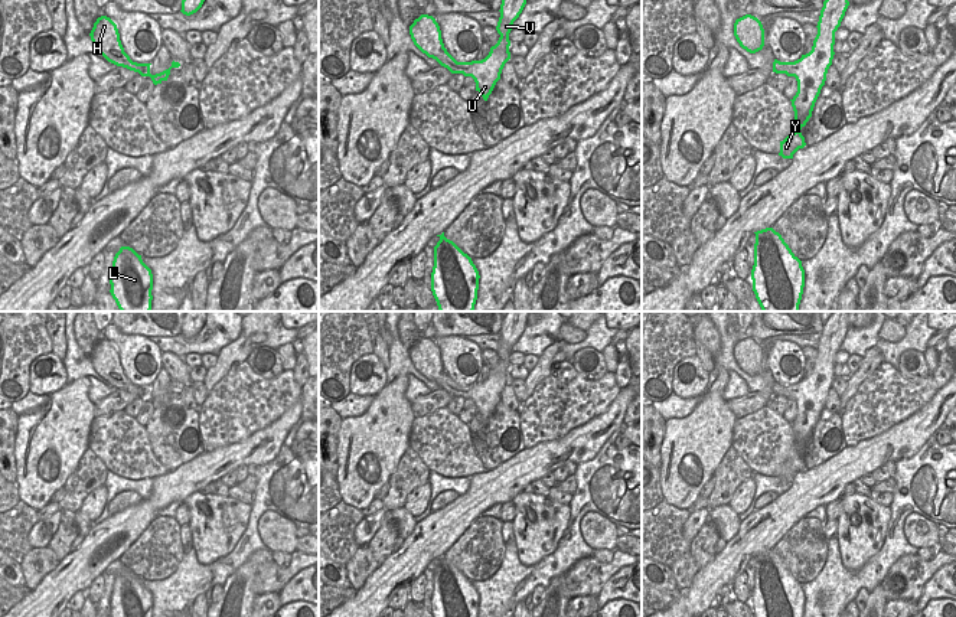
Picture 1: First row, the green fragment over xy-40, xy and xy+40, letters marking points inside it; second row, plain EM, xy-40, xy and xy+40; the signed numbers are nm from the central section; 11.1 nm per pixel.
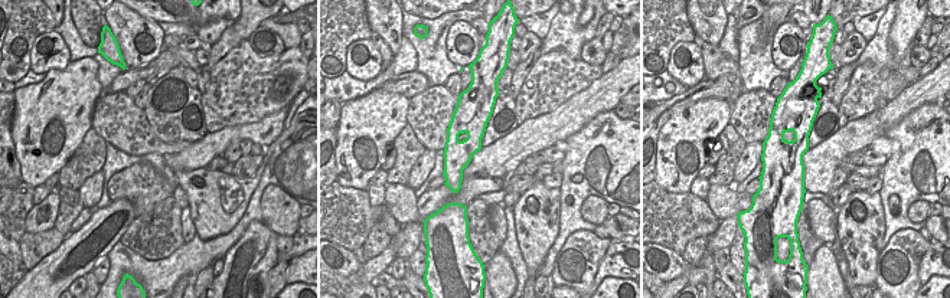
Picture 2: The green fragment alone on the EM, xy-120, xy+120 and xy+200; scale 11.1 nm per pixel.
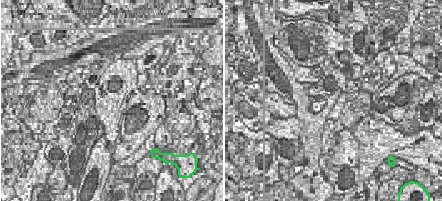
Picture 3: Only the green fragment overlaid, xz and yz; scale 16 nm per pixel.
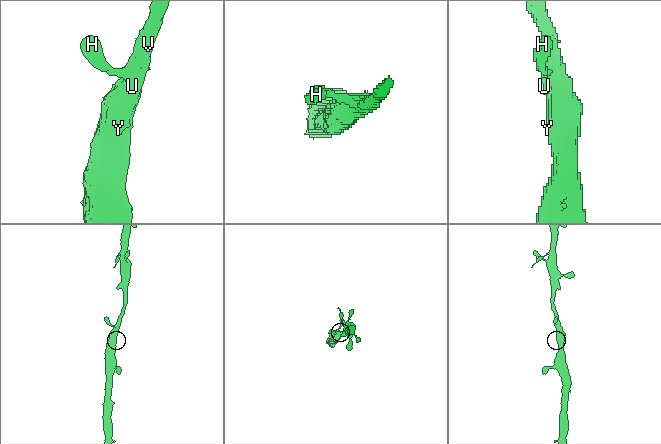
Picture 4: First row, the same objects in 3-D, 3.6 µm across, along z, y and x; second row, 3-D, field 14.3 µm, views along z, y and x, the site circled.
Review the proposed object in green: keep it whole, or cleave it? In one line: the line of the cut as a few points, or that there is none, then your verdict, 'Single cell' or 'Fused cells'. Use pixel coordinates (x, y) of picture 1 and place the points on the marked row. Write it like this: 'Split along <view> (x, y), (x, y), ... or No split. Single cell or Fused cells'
No split. Single cell.

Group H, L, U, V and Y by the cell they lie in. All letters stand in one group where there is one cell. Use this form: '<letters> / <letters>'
H L U V Y

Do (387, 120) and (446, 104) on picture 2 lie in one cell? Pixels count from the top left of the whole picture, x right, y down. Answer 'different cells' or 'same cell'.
different cells

